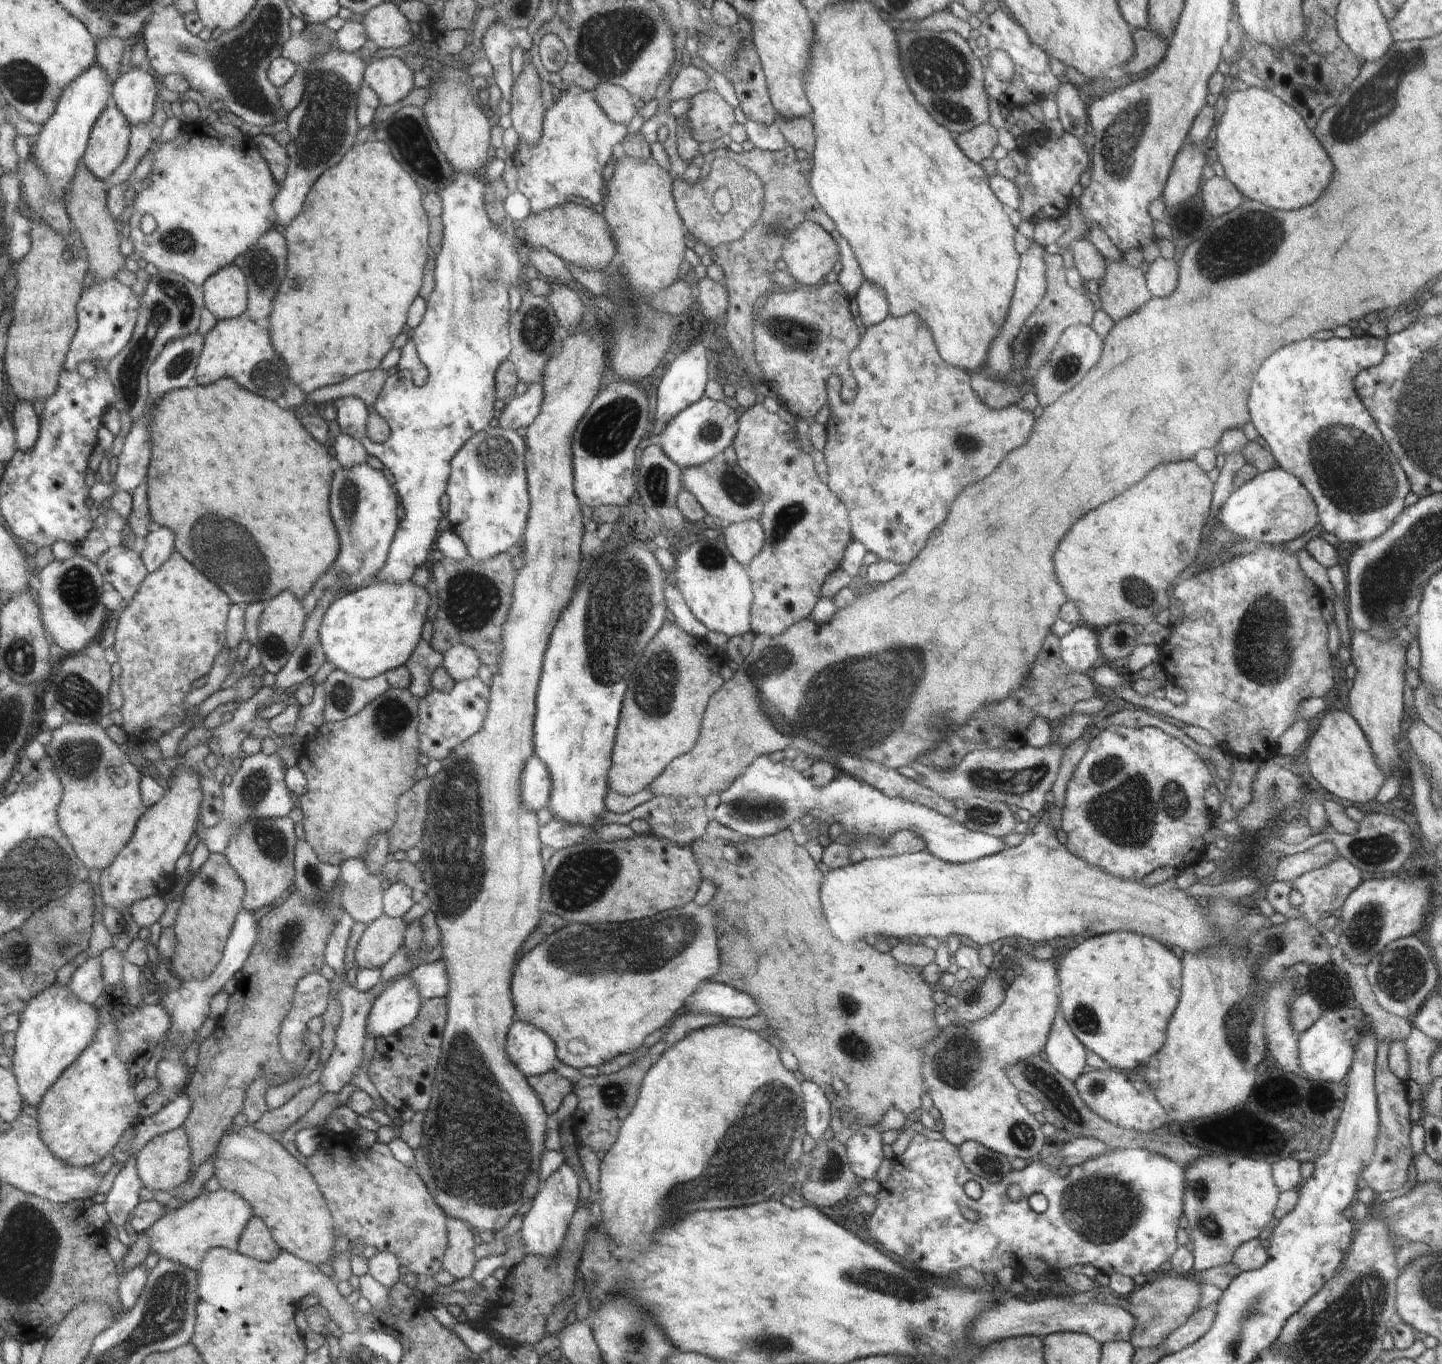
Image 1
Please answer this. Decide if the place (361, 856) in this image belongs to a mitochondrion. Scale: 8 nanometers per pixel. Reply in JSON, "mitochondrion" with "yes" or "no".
{"mitochondrion":"no"}

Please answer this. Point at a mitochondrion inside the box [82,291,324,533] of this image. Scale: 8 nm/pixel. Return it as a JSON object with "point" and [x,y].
{"point":[267,375]}

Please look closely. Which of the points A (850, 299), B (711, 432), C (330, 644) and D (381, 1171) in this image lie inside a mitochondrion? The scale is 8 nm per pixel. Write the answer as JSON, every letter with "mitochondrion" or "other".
{"A":"other","B":"mitochondrion","C":"other","D":"other"}

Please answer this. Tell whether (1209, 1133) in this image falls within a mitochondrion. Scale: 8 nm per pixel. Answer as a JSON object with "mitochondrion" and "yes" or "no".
{"mitochondrion":"no"}

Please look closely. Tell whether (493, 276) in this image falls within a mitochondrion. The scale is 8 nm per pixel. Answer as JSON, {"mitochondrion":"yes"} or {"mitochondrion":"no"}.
{"mitochondrion":"yes"}

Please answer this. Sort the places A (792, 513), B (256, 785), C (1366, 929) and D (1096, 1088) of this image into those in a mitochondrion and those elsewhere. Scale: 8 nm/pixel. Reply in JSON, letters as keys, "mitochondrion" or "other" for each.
{"A":"mitochondrion","B":"mitochondrion","C":"mitochondrion","D":"mitochondrion"}

